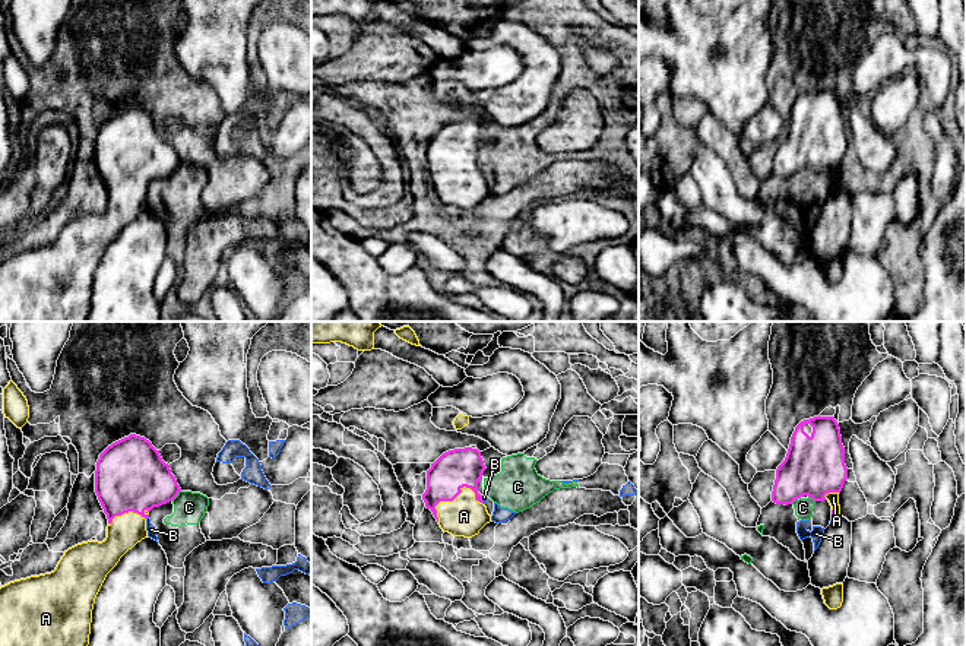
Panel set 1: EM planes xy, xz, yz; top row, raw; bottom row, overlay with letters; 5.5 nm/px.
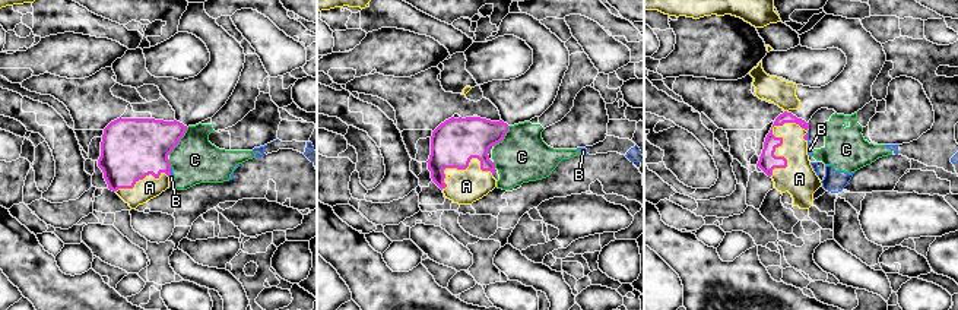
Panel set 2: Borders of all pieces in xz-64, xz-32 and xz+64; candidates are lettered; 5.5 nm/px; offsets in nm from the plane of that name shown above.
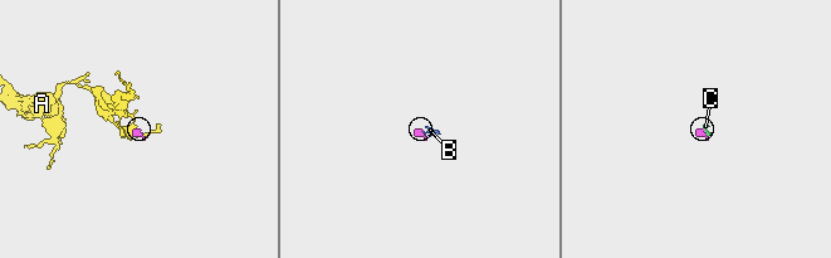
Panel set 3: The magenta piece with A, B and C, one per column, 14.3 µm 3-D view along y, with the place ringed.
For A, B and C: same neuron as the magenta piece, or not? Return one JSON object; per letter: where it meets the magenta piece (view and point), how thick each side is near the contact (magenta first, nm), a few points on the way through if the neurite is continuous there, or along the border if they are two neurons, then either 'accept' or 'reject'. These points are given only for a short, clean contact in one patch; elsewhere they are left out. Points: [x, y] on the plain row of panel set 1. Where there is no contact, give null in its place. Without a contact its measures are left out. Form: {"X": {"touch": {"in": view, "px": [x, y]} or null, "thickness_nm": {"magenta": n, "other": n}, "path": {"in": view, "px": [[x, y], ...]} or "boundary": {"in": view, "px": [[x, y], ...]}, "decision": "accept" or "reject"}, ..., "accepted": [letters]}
{"A": {"touch": {"in": "xz", "px": [455, 170]}, "thickness_nm": {"magenta": 220, "other": 220}, "decision": "accept"}, "B": {"touch": {"in": "xy", "px": [146, 190]}, "thickness_nm": {"magenta": 380, "other": 50}, "boundary": {"in": "xy", "px": [[148, 187], [146, 192]]}, "decision": "reject"}, "C": {"touch": {"in": "xy", "px": [176, 168]}, "thickness_nm": {"magenta": 360, "other": 180}, "boundary": {"in": "xy", "px": [[180, 162], [171, 173]]}, "decision": "reject"}, "accepted": ["A"]}

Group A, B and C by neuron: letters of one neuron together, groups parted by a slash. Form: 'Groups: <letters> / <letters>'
Groups: A / B C

